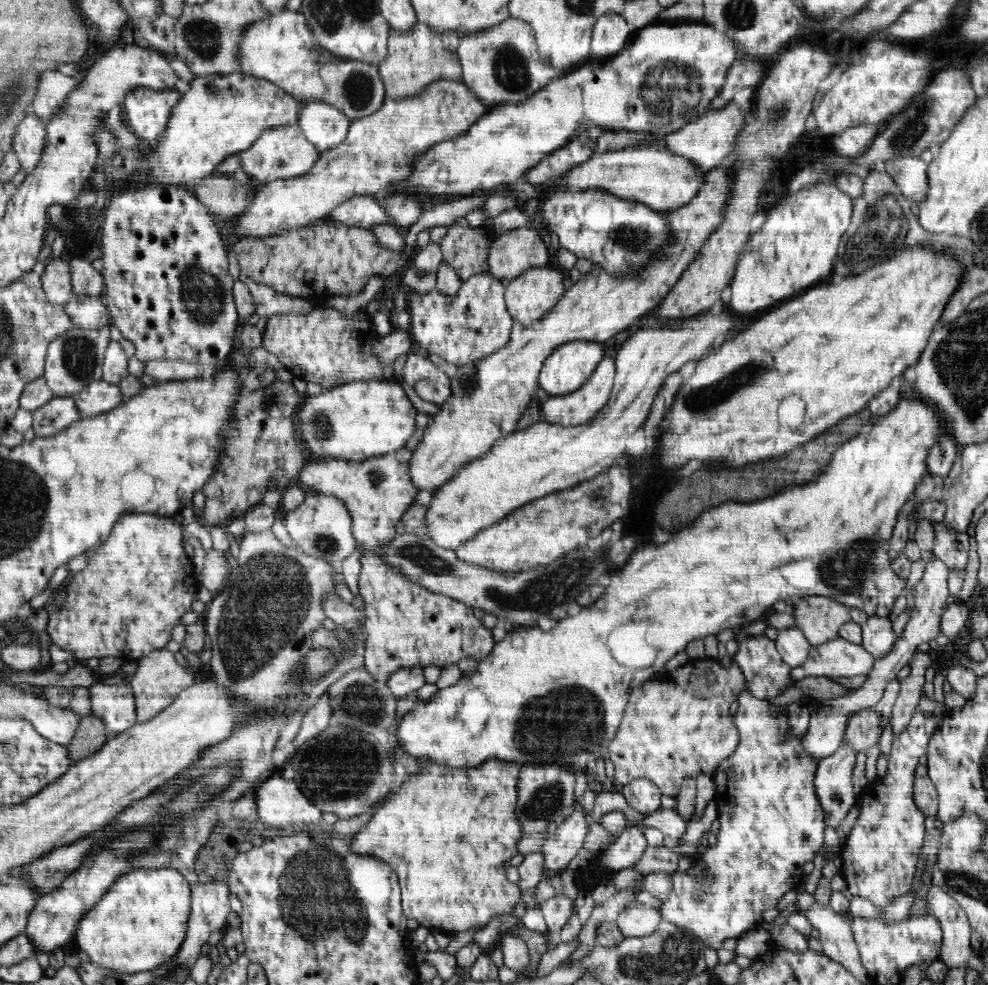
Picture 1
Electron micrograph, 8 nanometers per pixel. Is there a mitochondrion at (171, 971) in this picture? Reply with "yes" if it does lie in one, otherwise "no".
no

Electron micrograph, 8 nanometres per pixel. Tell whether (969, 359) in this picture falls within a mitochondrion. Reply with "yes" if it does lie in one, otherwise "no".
yes

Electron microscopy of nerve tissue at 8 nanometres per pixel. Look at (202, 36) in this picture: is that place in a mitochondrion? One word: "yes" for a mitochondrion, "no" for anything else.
yes

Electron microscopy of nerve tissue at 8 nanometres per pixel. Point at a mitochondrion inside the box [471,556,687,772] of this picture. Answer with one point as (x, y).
(569, 719)

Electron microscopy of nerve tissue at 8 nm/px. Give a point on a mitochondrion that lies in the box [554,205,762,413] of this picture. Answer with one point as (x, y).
(633, 239)

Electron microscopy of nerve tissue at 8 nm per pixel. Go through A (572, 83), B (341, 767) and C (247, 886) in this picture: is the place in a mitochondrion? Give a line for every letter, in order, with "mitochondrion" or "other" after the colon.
A: other
B: mitochondrion
C: other

